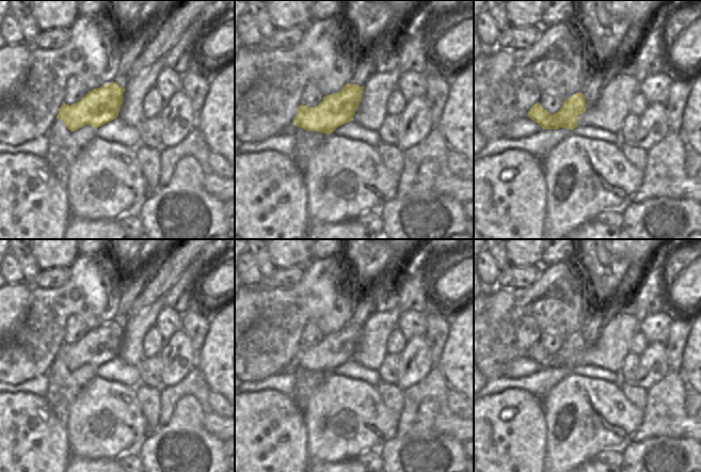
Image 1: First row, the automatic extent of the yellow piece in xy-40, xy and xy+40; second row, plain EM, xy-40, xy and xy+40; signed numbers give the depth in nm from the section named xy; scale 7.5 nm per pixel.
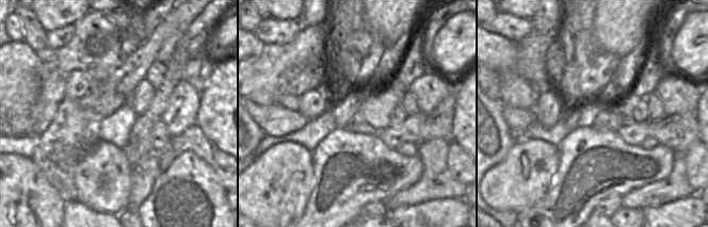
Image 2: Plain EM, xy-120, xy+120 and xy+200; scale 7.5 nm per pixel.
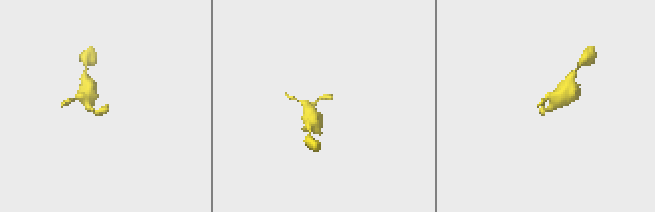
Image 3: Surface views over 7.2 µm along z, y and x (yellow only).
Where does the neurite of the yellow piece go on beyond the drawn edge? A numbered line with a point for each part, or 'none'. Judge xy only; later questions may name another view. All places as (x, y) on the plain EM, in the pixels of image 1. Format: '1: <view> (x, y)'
none

